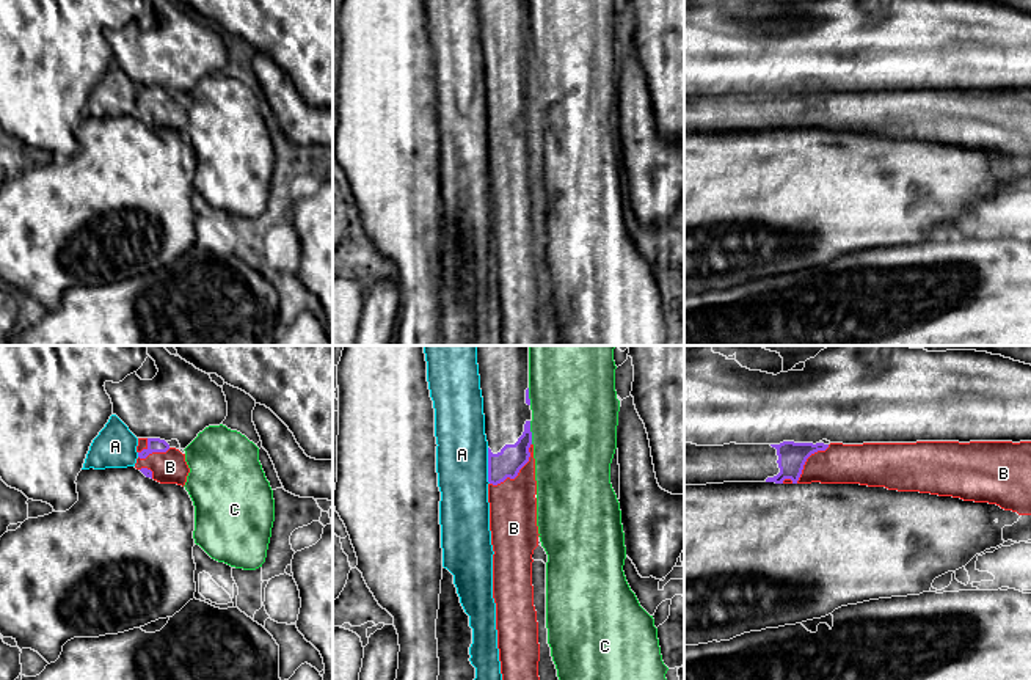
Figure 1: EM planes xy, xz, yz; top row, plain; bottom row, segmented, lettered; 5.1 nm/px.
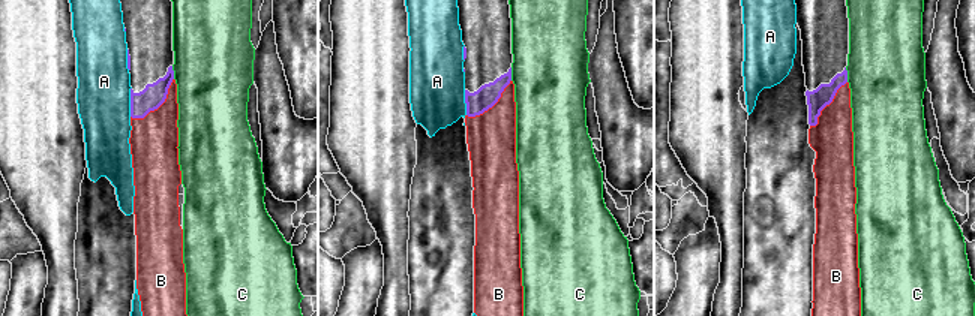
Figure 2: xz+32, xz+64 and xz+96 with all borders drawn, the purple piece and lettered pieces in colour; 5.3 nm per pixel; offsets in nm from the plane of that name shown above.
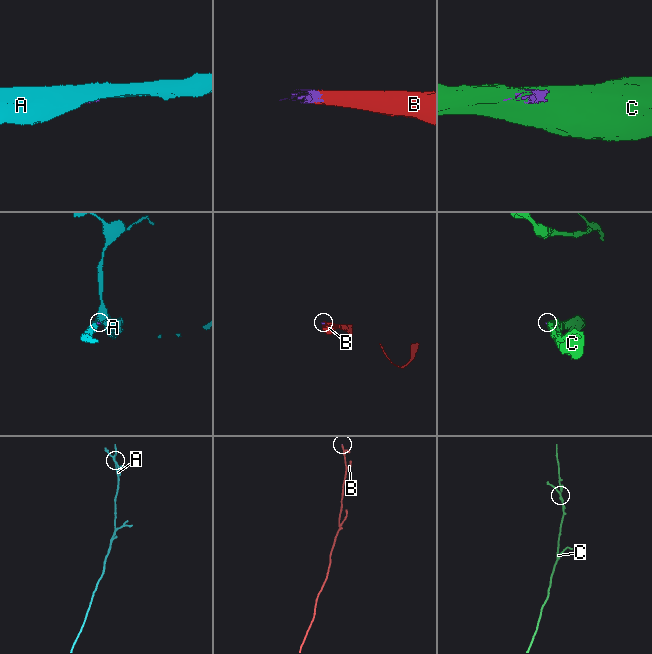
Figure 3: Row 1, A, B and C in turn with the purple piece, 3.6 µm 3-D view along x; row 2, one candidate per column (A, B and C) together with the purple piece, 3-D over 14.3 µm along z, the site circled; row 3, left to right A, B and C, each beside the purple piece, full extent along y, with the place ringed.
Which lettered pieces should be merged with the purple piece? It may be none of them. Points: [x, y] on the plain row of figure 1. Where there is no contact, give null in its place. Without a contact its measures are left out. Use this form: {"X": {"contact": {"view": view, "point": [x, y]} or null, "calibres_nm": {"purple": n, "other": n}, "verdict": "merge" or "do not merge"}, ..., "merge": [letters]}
{"A": {"contact": {"view": "xz", "point": [488, 113]}, "calibres_nm": {"purple": 140, "other": 280}, "verdict": "do not merge"}, "B": {"contact": {"view": "xz", "point": [518, 120]}, "calibres_nm": {"purple": 140, "other": 240}, "verdict": "merge"}, "C": {"contact": {"view": "xz", "point": [531, 80]}, "calibres_nm": {"purple": 140, "other": 440}, "verdict": "do not merge"}, "merge": ["B"]}

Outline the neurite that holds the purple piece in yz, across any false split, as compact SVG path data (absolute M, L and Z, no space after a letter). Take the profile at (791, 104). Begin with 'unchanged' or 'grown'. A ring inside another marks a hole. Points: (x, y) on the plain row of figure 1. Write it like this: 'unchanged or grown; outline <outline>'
grown; outline M1031 90L794 91L697 94L684 91L684 133L723 130L860 132L953 144L1031 163Z

